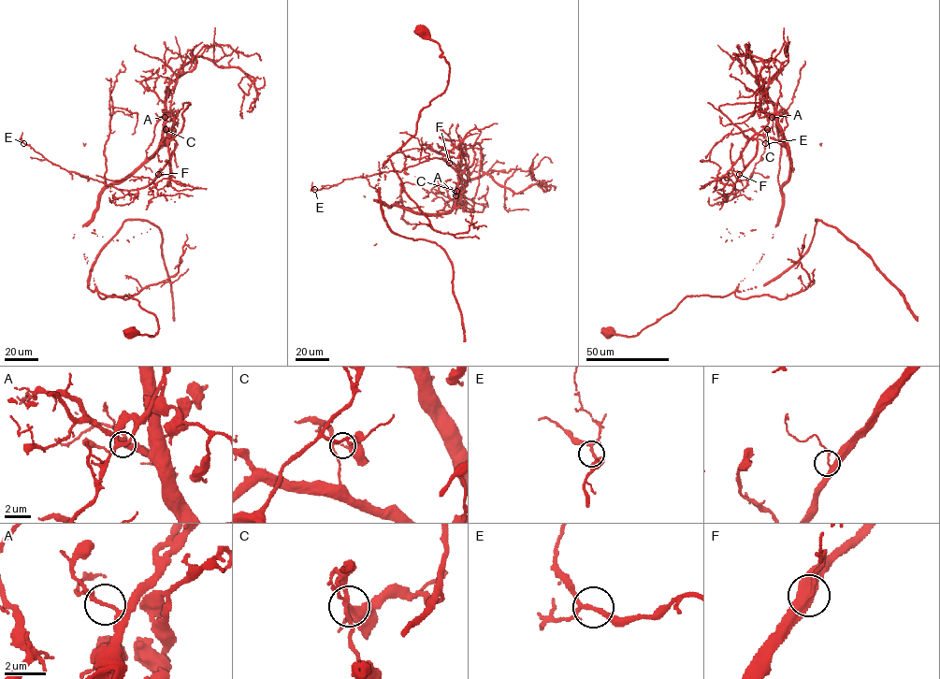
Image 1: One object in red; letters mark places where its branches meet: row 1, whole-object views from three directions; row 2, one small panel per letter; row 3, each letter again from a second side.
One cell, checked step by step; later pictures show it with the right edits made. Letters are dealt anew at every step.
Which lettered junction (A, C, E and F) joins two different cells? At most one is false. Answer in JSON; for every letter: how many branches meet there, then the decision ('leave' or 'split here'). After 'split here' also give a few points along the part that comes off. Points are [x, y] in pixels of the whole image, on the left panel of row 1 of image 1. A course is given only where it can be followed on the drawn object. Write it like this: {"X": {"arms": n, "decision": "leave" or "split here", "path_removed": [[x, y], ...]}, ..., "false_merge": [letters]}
{"A": {"arms": 3, "decision": "leave"}, "C": {"arms": 3, "decision": "split here", "path_removed": [[166, 129], [173, 129], [176, 141], [170, 160], [151, 182], [129, 190], [53, 164], [21, 139], [22, 132]]}, "E": {"arms": 3, "decision": "leave"}, "F": {"arms": 3, "decision": "leave"}, "false_merge": ["C"]}

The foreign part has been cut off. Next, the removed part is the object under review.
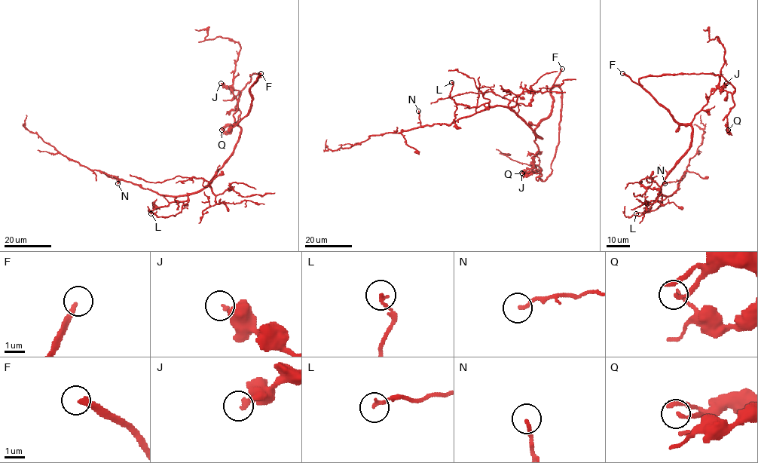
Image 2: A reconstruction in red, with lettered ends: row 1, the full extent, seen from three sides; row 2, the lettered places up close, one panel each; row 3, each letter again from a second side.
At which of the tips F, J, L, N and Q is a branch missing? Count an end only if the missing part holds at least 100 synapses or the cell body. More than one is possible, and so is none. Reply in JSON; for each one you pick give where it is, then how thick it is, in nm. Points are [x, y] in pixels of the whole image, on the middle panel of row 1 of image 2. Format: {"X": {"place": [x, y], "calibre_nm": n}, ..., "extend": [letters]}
{"F": {"place": [562, 68], "calibre_nm": 240}, "extend": ["F"]}

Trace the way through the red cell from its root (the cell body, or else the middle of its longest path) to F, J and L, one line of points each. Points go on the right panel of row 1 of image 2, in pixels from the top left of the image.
F: (664, 182), (668, 173), (689, 148), (692, 127), (688, 124), (680, 124), (645, 89), (622, 73)
J: (664, 182), (668, 173), (689, 148), (695, 116), (713, 91), (717, 88), (722, 89), (726, 83)
L: (664, 182), (656, 198), (661, 203), (654, 210), (636, 213)

